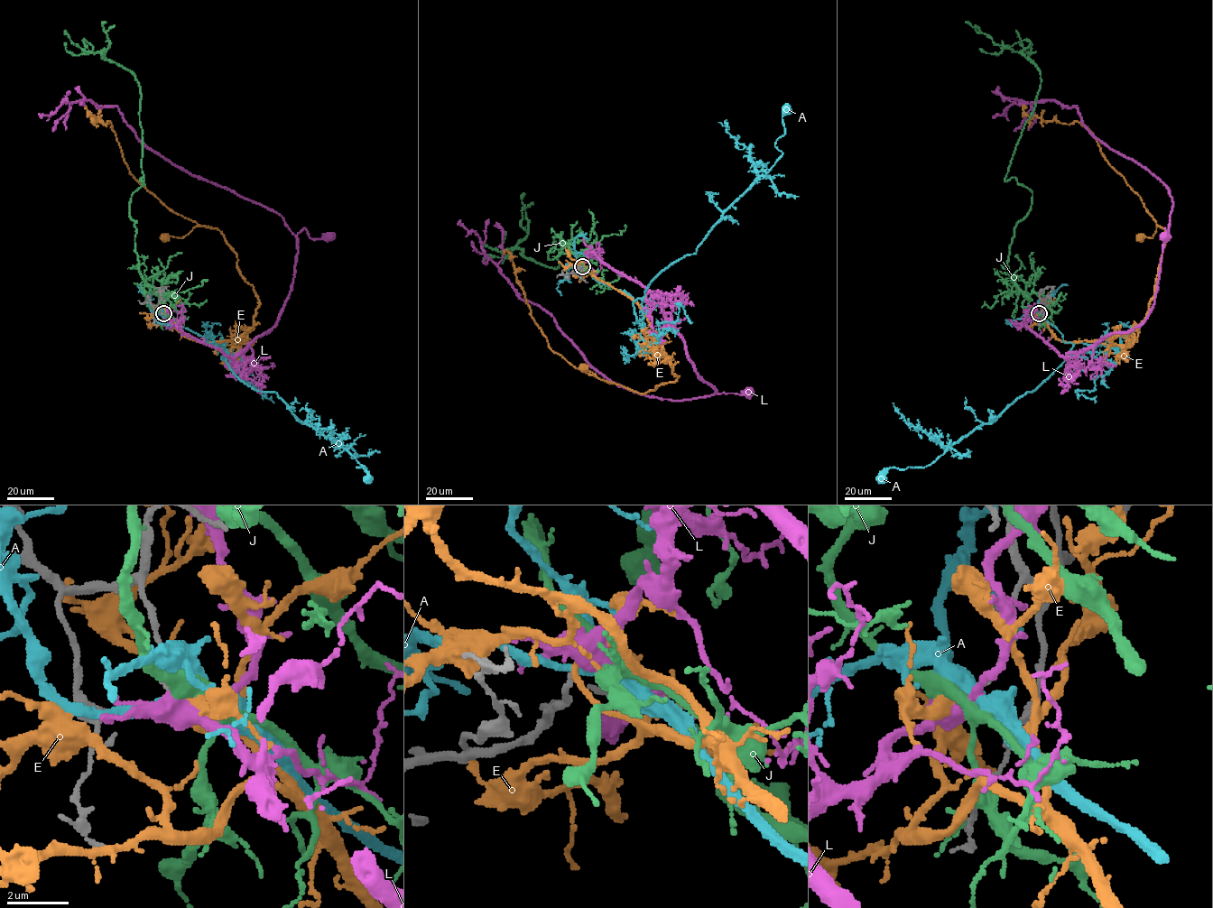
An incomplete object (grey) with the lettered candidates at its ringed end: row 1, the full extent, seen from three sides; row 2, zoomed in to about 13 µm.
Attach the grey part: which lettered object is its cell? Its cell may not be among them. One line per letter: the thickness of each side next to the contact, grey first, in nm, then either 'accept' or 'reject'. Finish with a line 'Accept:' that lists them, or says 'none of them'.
A: 220 nm thick on the grey side, 440 nm on the other; reject
E: 220 nm thick on the grey side, 200 nm on the other; reject
J: 150 nm thick on the grey side, 550 nm on the other; reject
L: 190 nm thick on the grey side, 550 nm on the other; reject
Accept: none of them

